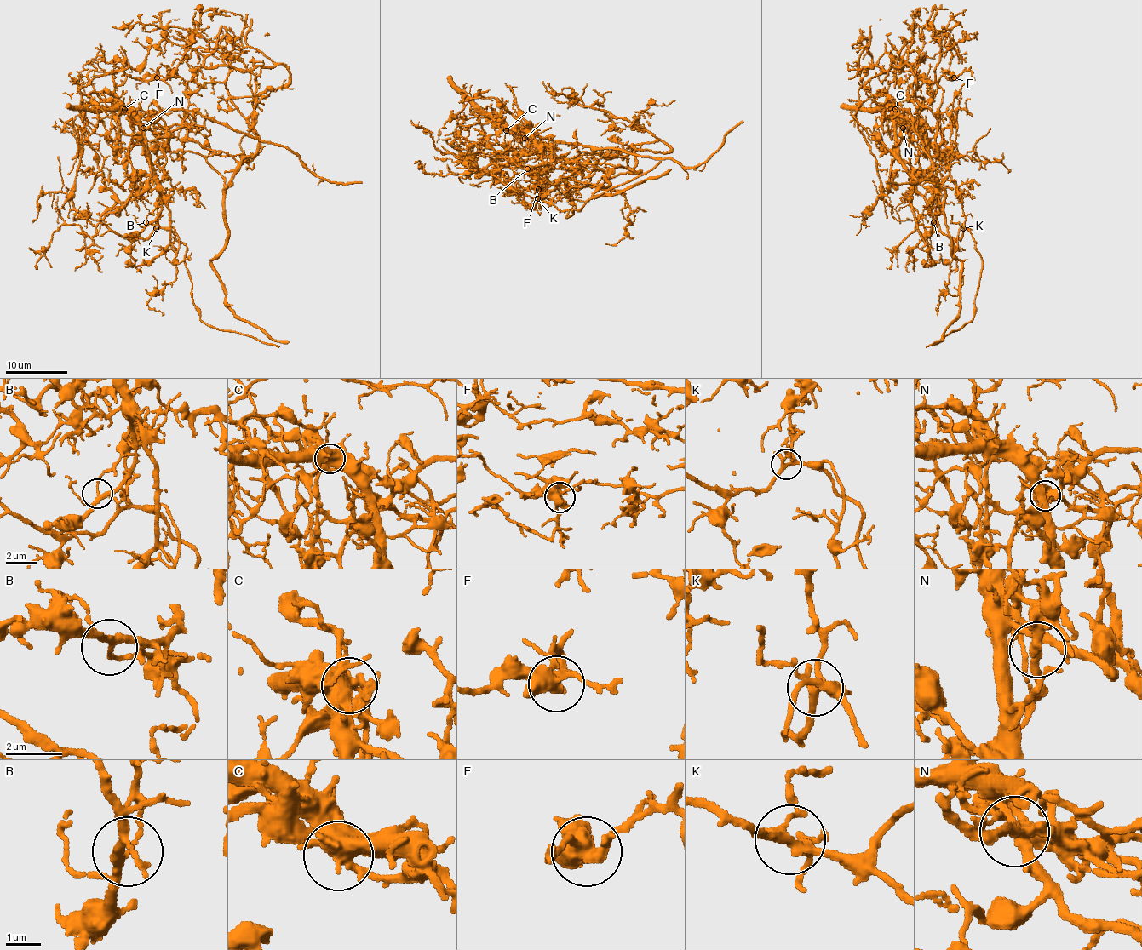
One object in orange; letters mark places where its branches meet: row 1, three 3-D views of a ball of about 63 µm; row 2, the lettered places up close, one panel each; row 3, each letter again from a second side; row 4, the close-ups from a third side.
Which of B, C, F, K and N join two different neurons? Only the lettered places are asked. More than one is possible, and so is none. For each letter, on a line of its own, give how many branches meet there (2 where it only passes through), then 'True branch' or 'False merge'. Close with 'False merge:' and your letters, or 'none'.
B: Branches: 4. False merge
C: Branches: 5. False merge
F: Branches: 5. True branch
K: Branches: 4. True branch
N: Branches: 5. False merge
False merge: B, C, N

